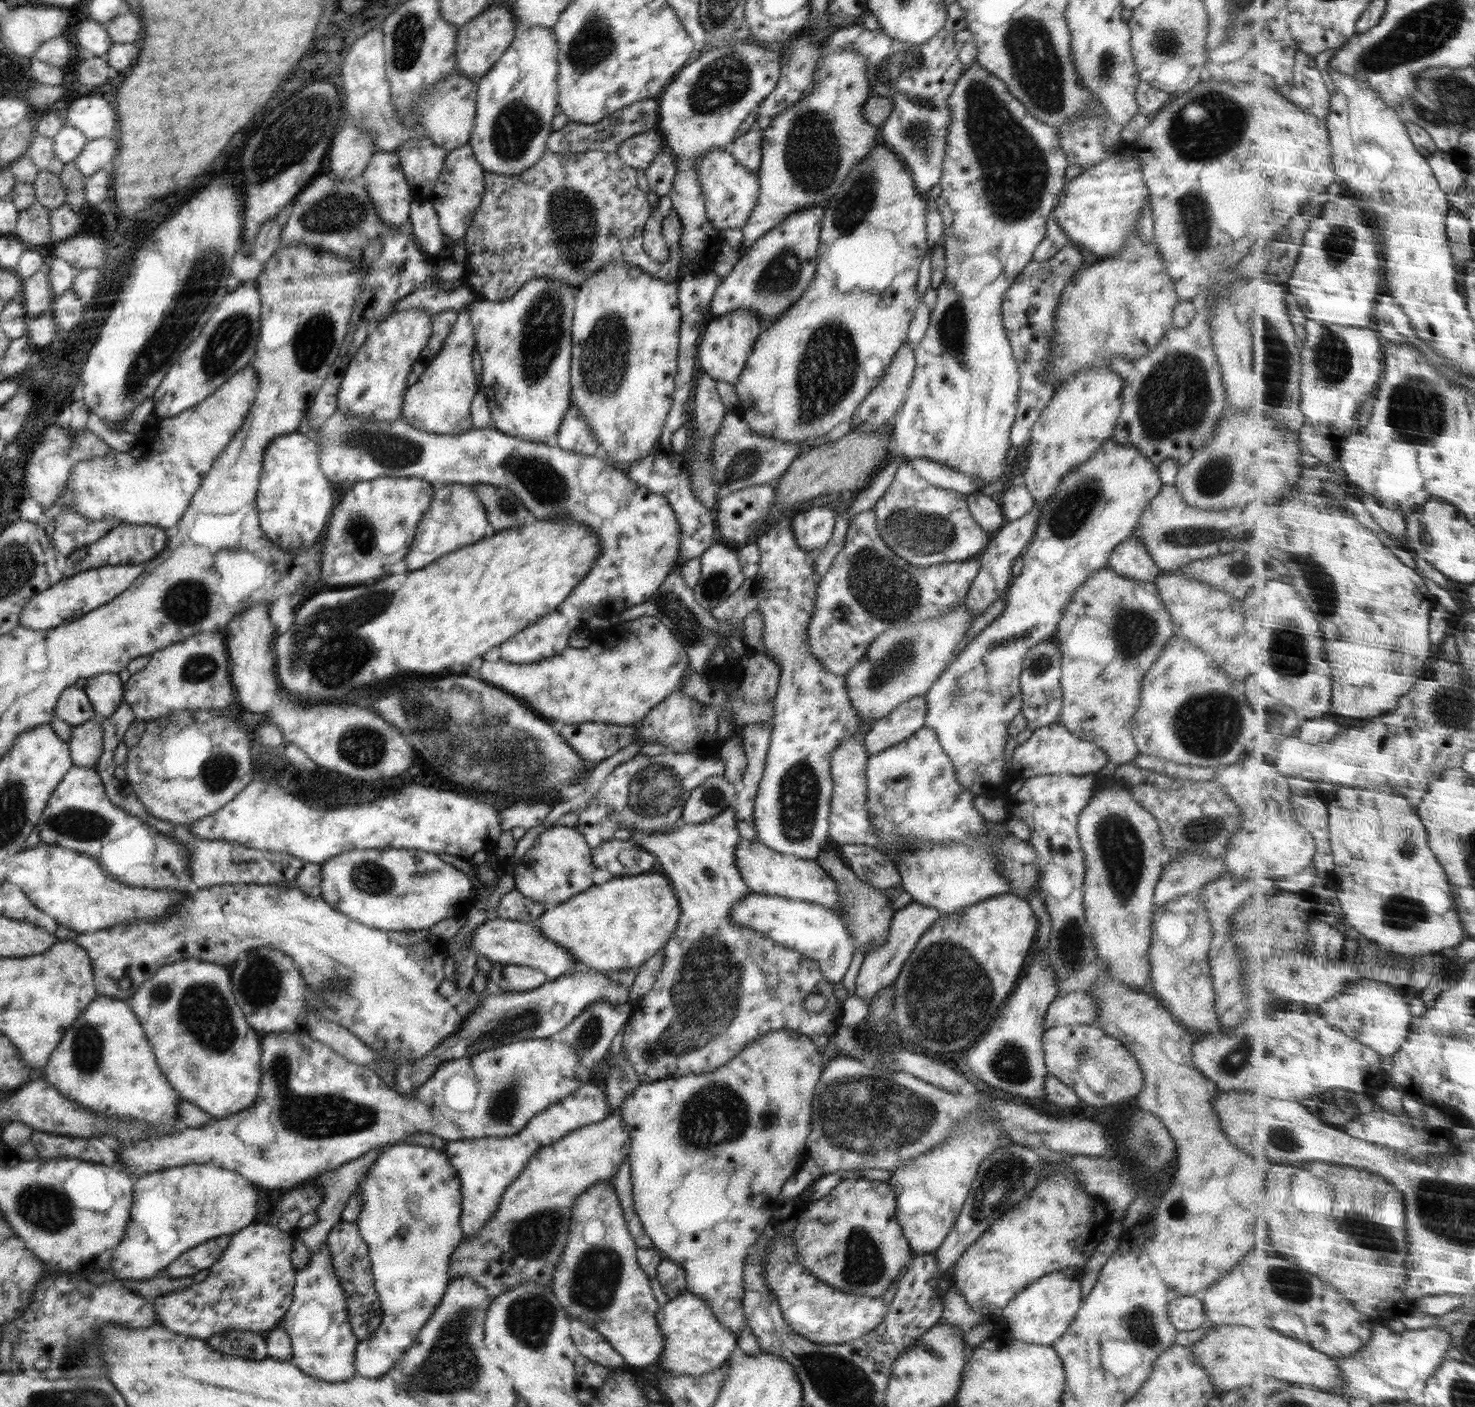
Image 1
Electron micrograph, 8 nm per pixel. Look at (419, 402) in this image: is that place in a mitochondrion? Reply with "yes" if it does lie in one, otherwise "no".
no

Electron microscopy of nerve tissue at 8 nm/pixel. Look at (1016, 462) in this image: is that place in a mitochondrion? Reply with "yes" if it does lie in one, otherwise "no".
no

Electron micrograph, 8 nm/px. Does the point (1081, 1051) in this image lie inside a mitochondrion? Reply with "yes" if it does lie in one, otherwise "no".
yes

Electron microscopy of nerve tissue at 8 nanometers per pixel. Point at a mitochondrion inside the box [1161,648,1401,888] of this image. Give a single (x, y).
(1207, 726)

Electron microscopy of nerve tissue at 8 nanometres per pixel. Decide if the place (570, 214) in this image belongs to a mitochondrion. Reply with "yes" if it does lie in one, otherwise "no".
yes

